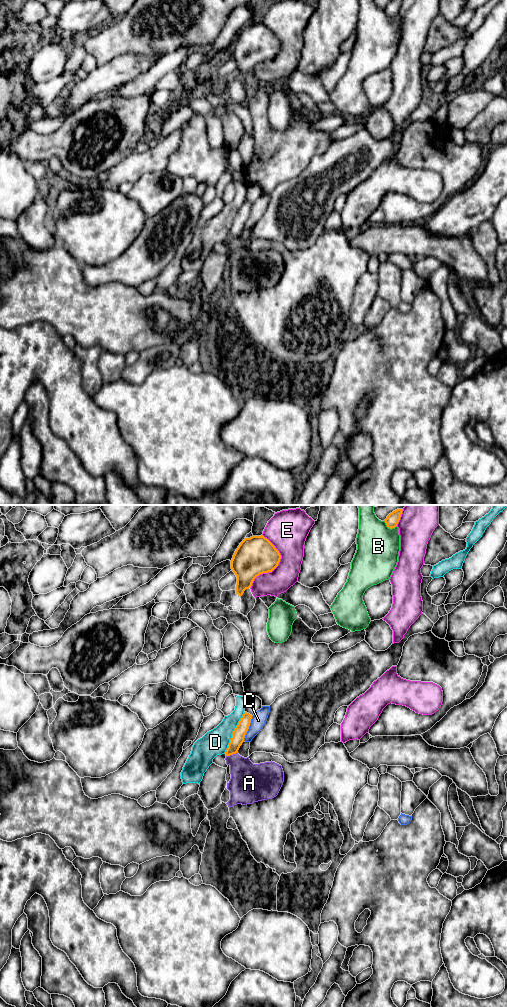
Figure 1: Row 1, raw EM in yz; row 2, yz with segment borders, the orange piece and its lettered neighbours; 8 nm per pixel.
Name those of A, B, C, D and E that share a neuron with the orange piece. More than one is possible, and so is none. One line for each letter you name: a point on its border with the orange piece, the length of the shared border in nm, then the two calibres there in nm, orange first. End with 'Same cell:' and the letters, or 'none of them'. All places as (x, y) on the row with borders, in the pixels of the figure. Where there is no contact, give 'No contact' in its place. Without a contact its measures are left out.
Same cell: none of them

